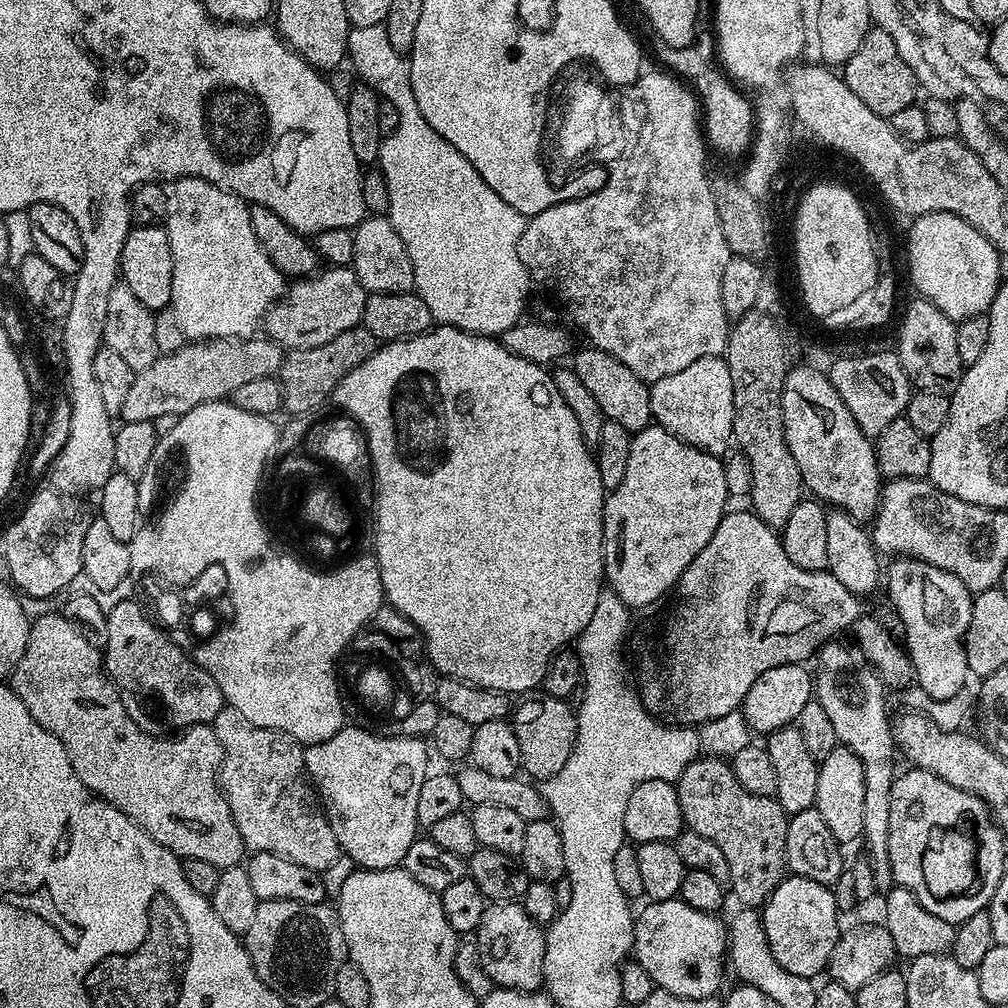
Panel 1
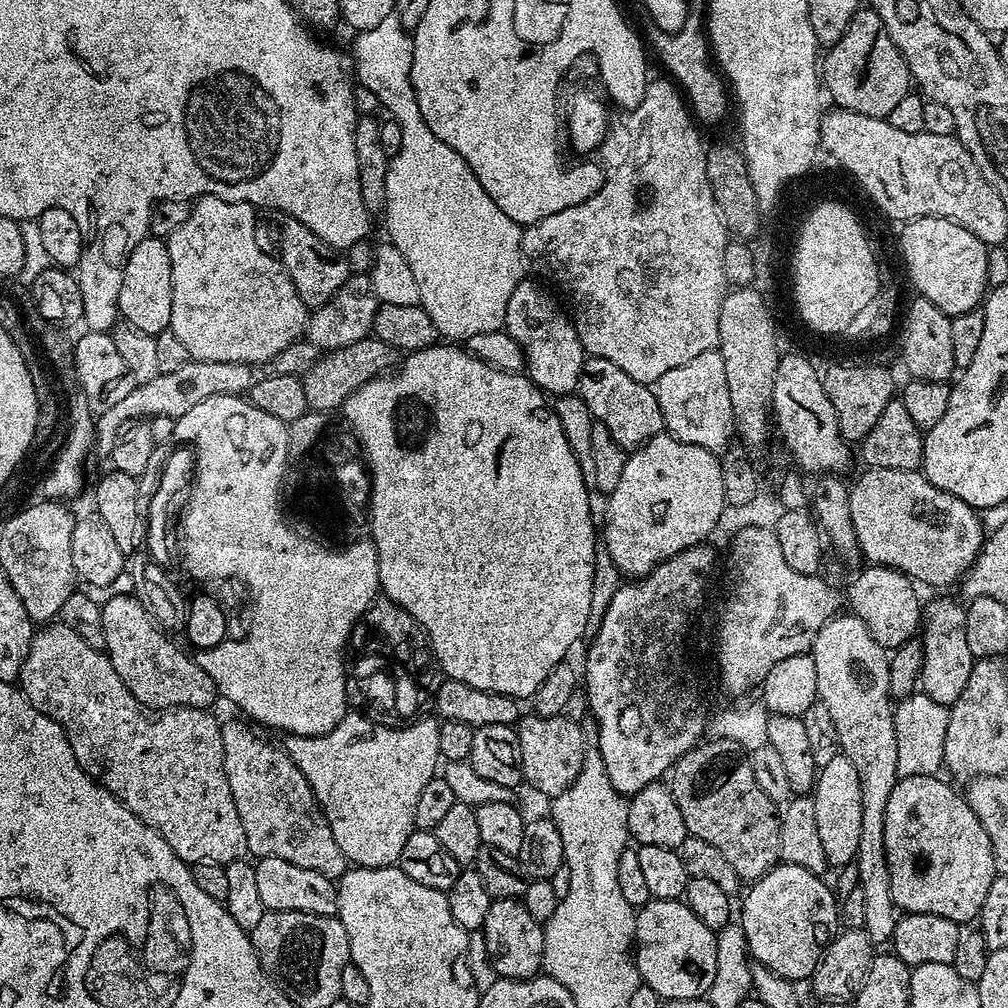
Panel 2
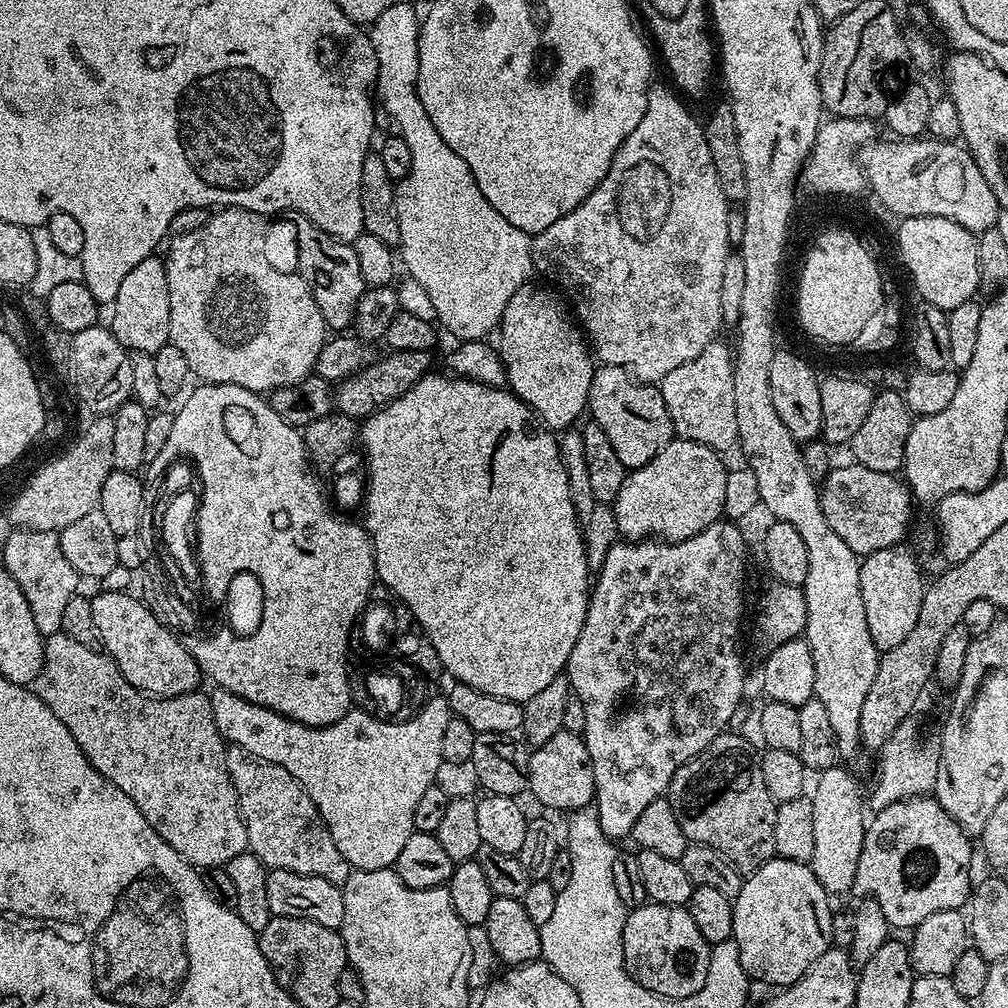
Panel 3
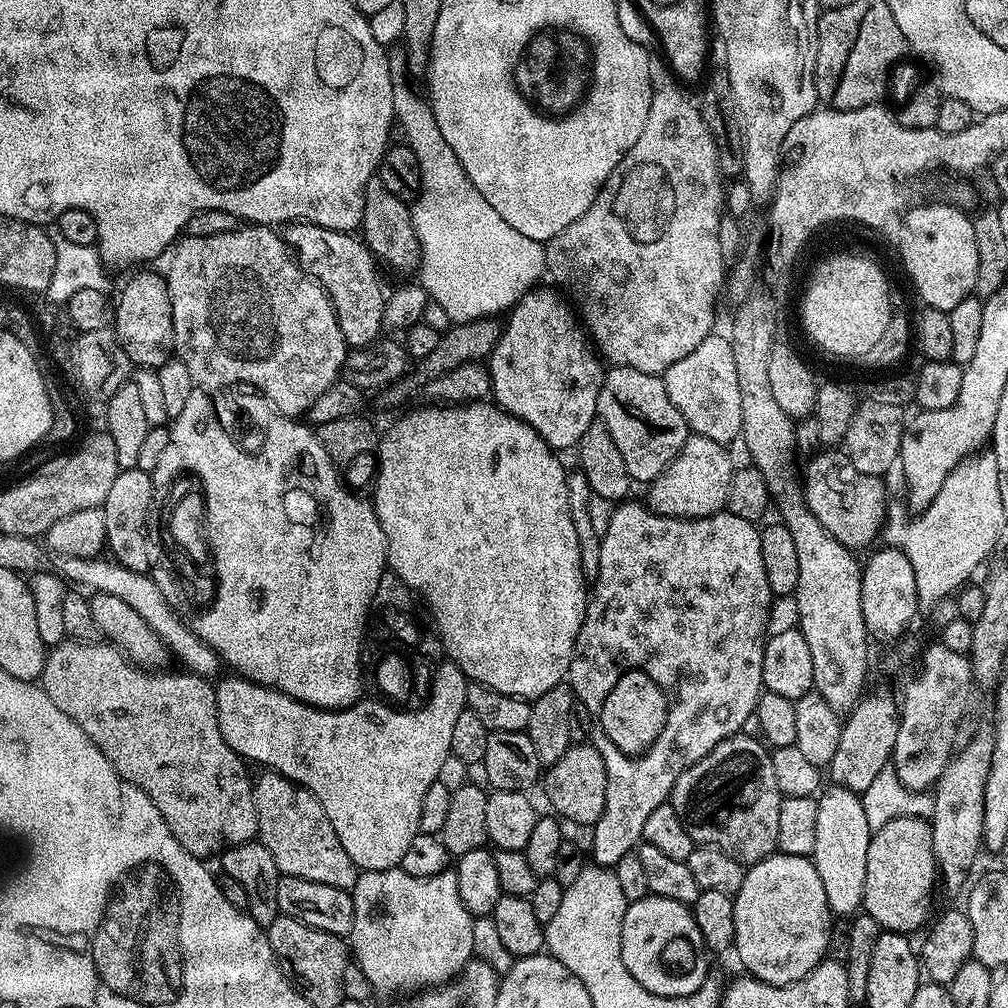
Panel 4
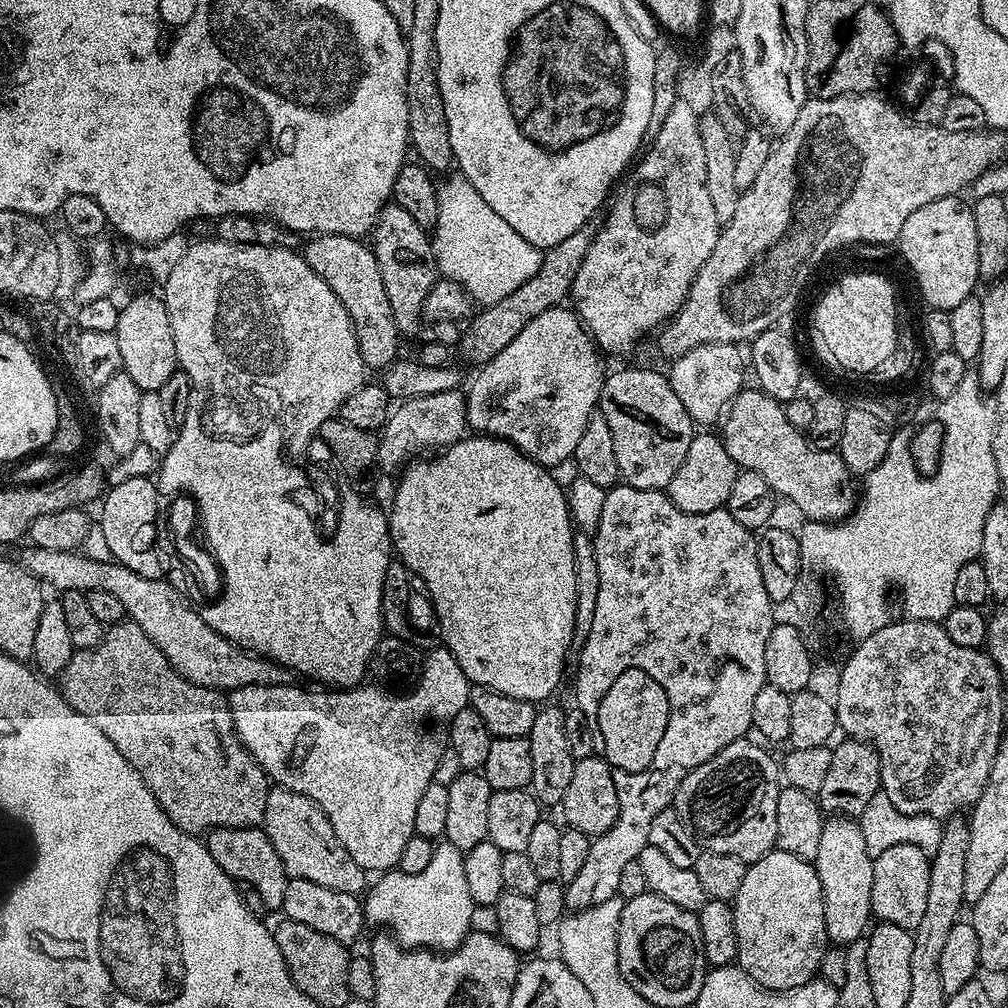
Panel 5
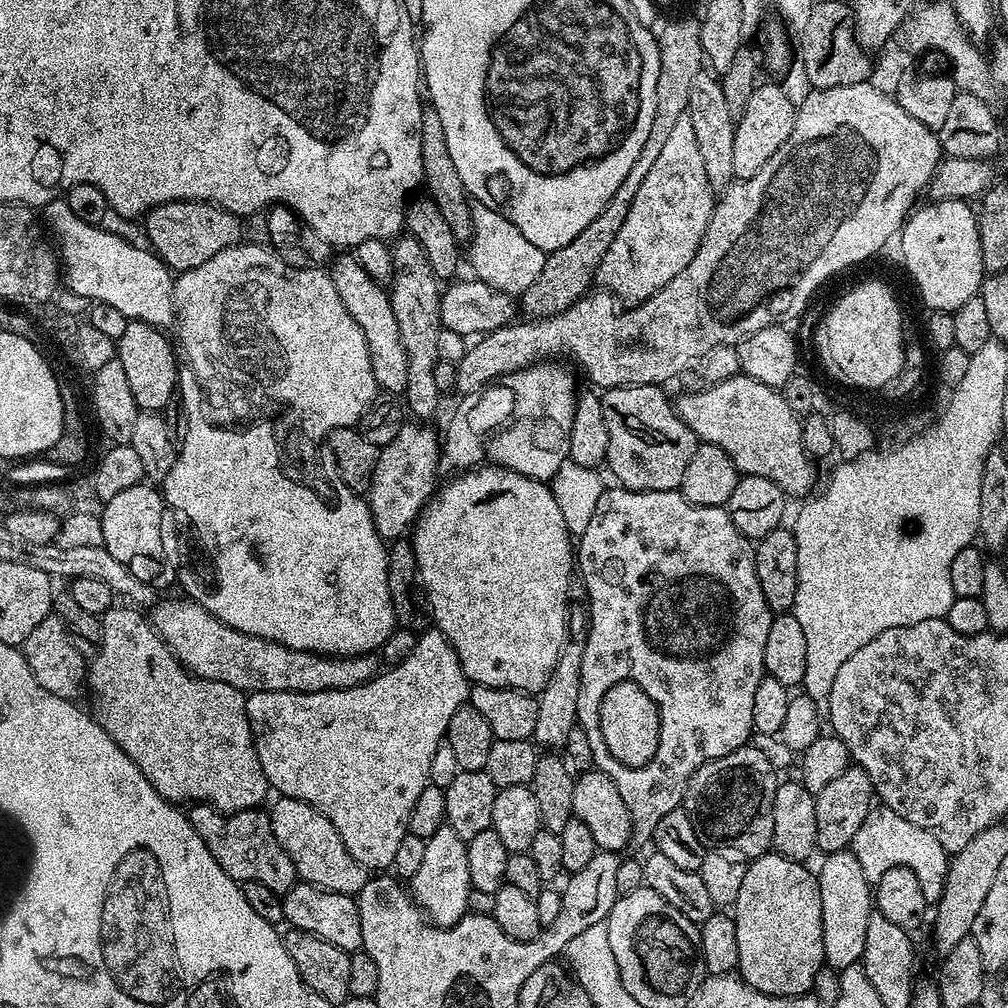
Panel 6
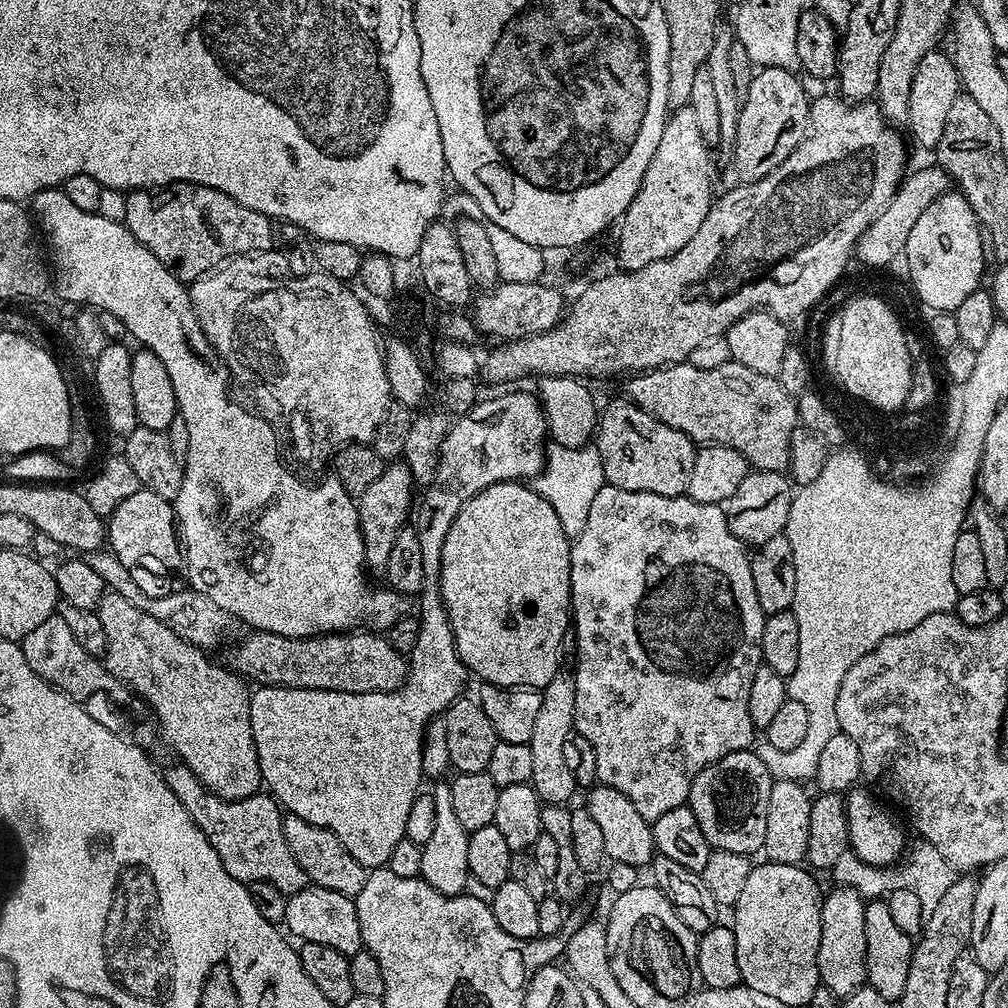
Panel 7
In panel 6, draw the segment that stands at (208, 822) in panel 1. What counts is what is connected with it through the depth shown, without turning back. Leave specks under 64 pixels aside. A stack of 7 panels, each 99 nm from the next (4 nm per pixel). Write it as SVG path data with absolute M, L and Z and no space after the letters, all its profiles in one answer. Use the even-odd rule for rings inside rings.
M113 606L104 613L102 617L102 646L98 650L98 654L91 657L86 668L87 687L90 692L96 695L95 719L99 720L100 725L106 730L106 734L110 734L110 738L114 738L116 745L135 762L138 770L142 770L142 774L150 782L150 786L154 786L154 790L158 790L158 794L162 794L162 798L166 798L172 804L177 806L208 804L211 808L218 809L219 812L227 813L260 808L263 805L263 800L269 799L270 785L262 770L262 762L258 762L256 746L252 743L252 727L246 714L245 693L239 692L234 686L226 686L226 682L204 680L200 676L193 676L192 673L187 672L178 662L176 655L166 646L163 638L153 628L151 619L145 613L143 616L140 613L143 611L139 607L124 607L128 608Z

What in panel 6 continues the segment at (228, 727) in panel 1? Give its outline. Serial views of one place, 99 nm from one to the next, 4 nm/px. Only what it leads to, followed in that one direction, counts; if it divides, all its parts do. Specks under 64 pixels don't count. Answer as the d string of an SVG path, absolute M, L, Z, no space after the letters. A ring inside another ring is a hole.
M280 796L271 801L272 808L267 809L270 826L274 830L274 838L278 838L278 846L286 850L290 862L294 862L297 877L303 883L313 884L327 892L337 892L355 897L366 886L370 878L369 869L364 868L346 850L342 838L338 838L338 830L307 800Z

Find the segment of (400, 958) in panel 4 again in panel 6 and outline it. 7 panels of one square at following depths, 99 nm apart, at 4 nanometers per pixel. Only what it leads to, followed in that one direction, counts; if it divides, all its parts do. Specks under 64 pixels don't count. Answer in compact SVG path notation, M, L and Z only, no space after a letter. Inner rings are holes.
M442 827L438 834L426 840L426 855L418 874L410 881L412 898L420 911L434 924L448 928L457 924L468 912L468 894L473 887L470 882L470 866L466 866L467 843L454 834L454 830Z

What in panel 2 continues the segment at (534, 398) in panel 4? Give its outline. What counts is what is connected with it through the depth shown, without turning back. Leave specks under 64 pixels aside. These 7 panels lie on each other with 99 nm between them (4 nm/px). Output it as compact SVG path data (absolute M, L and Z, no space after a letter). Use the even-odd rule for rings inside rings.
M521 279L514 294L510 294L504 328L514 338L514 342L522 346L526 375L540 387L541 392L552 398L575 393L580 387L580 375L586 359L576 327L573 326L569 313L556 305L557 297L543 283L528 279Z

